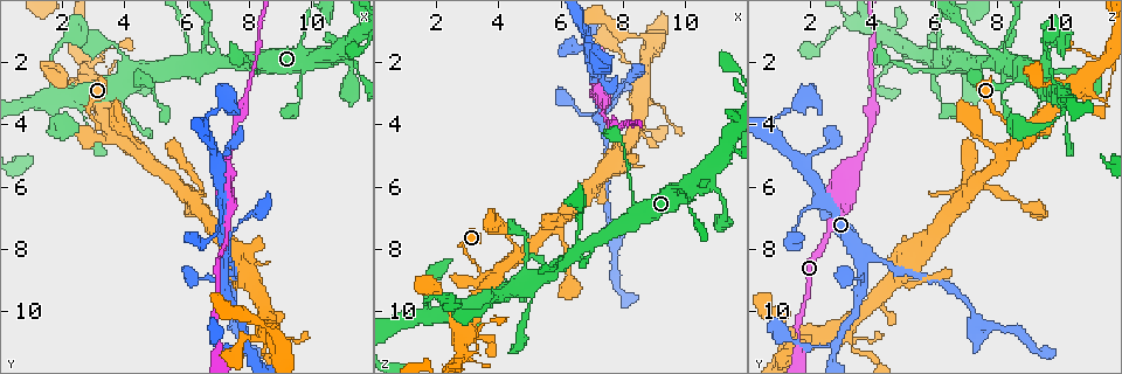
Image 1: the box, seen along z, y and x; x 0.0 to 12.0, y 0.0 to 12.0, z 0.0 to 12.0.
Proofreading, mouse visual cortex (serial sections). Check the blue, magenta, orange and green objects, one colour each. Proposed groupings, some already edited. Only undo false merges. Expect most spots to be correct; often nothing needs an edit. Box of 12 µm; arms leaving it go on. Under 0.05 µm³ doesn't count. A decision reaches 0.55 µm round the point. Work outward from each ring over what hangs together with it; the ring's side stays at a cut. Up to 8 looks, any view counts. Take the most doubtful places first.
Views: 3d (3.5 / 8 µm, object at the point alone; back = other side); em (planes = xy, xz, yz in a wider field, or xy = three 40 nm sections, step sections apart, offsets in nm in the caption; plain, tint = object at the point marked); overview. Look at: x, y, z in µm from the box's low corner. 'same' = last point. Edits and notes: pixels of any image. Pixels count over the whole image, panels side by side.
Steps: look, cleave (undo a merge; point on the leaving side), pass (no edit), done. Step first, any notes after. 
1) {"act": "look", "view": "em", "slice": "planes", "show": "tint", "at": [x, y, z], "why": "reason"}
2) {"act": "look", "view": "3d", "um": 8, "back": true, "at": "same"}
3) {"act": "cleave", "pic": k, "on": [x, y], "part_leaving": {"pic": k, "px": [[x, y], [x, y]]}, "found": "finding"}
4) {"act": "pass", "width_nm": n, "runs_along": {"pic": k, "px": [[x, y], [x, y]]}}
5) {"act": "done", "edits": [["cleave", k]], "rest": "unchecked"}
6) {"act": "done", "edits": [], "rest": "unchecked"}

{"act": "look", "view": "3d", "um": 3.5, "at": [8.3, 2.2, 6.2], "why": "calibre changes"}

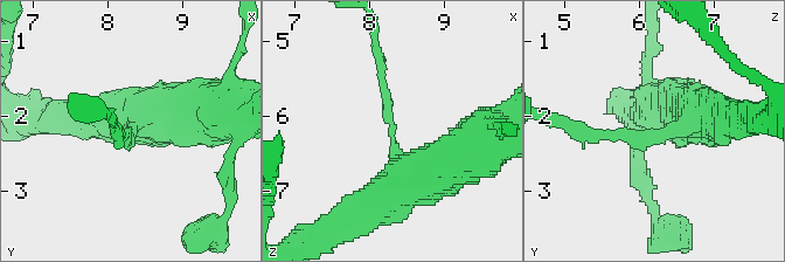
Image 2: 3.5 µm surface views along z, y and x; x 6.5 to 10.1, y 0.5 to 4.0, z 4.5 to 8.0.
{"act": "look", "view": "em", "slice": "xy", "step": 1, "show": "tint", "at": [8.30, 2.30, 6.25], "arm_widths_nm": [150, 600]}

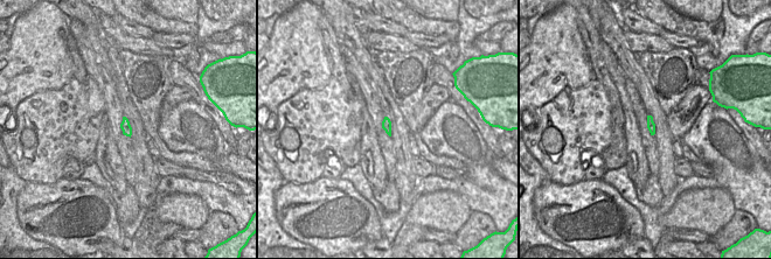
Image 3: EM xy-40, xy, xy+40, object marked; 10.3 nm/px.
{"act": "pass", "found": "one cell here"}

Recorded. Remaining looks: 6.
{"act": "look", "view": "3d", "um": 8, "at": [6.8, 2.0, 8.0], "why": "sharp bend"}

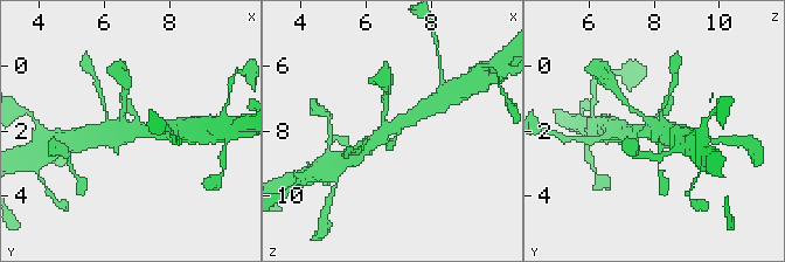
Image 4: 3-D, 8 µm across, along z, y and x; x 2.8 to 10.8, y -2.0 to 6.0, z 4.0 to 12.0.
{"act": "look", "view": "em", "slice": "xy", "step": 5, "show": "tint", "at": [6.8, 2.0, 8.0]}

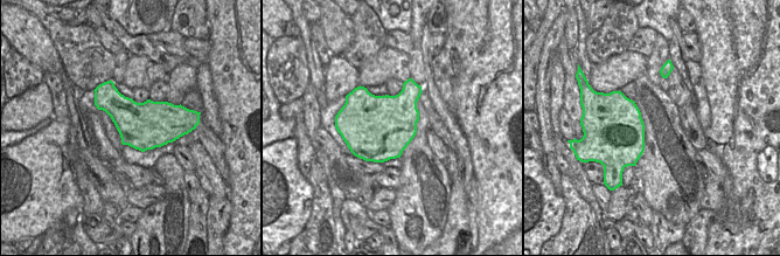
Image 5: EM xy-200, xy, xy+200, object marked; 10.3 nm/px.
{"act": "pass", "width_nm": 700, "runs_along": {"pic": 4, "px": [[422, 111], [396, 124], [363, 149]]}, "found": "all the same cell"}

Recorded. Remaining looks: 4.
{"act": "look", "view": "3d", "um": 3.5, "at": [7.3, 6.4, 3.0], "why": "arms part here"}

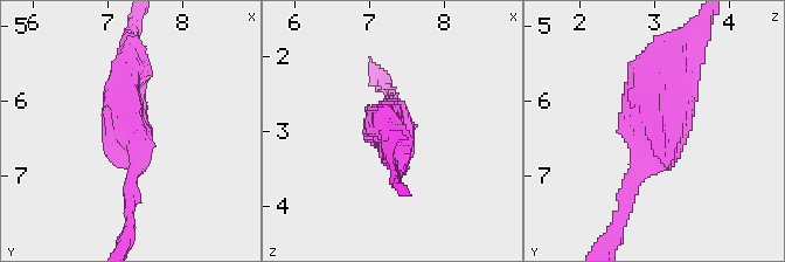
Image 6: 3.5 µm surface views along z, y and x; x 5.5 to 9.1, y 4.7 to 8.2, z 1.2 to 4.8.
{"act": "look", "view": "em", "slice": "xy", "step": 1, "show": "tint", "at": [7.25, 6.35, 2.95], "why": "shape alone is not enough"}

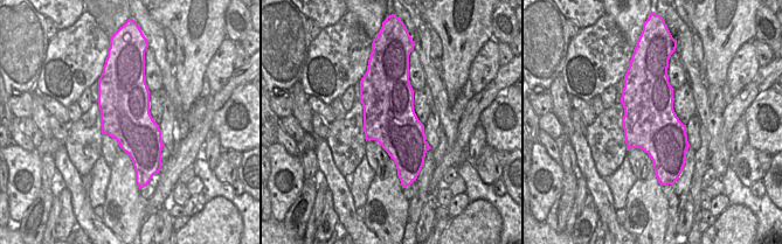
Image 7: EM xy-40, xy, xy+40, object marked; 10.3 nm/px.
{"act": "pass", "width_nm": 550, "runs_along": {"pic": 6, "px": [[625, 195], [664, 56]]}, "found": "one cell here"}

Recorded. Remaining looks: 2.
{"act": "done", "edits": [], "rest": "unchecked"}

